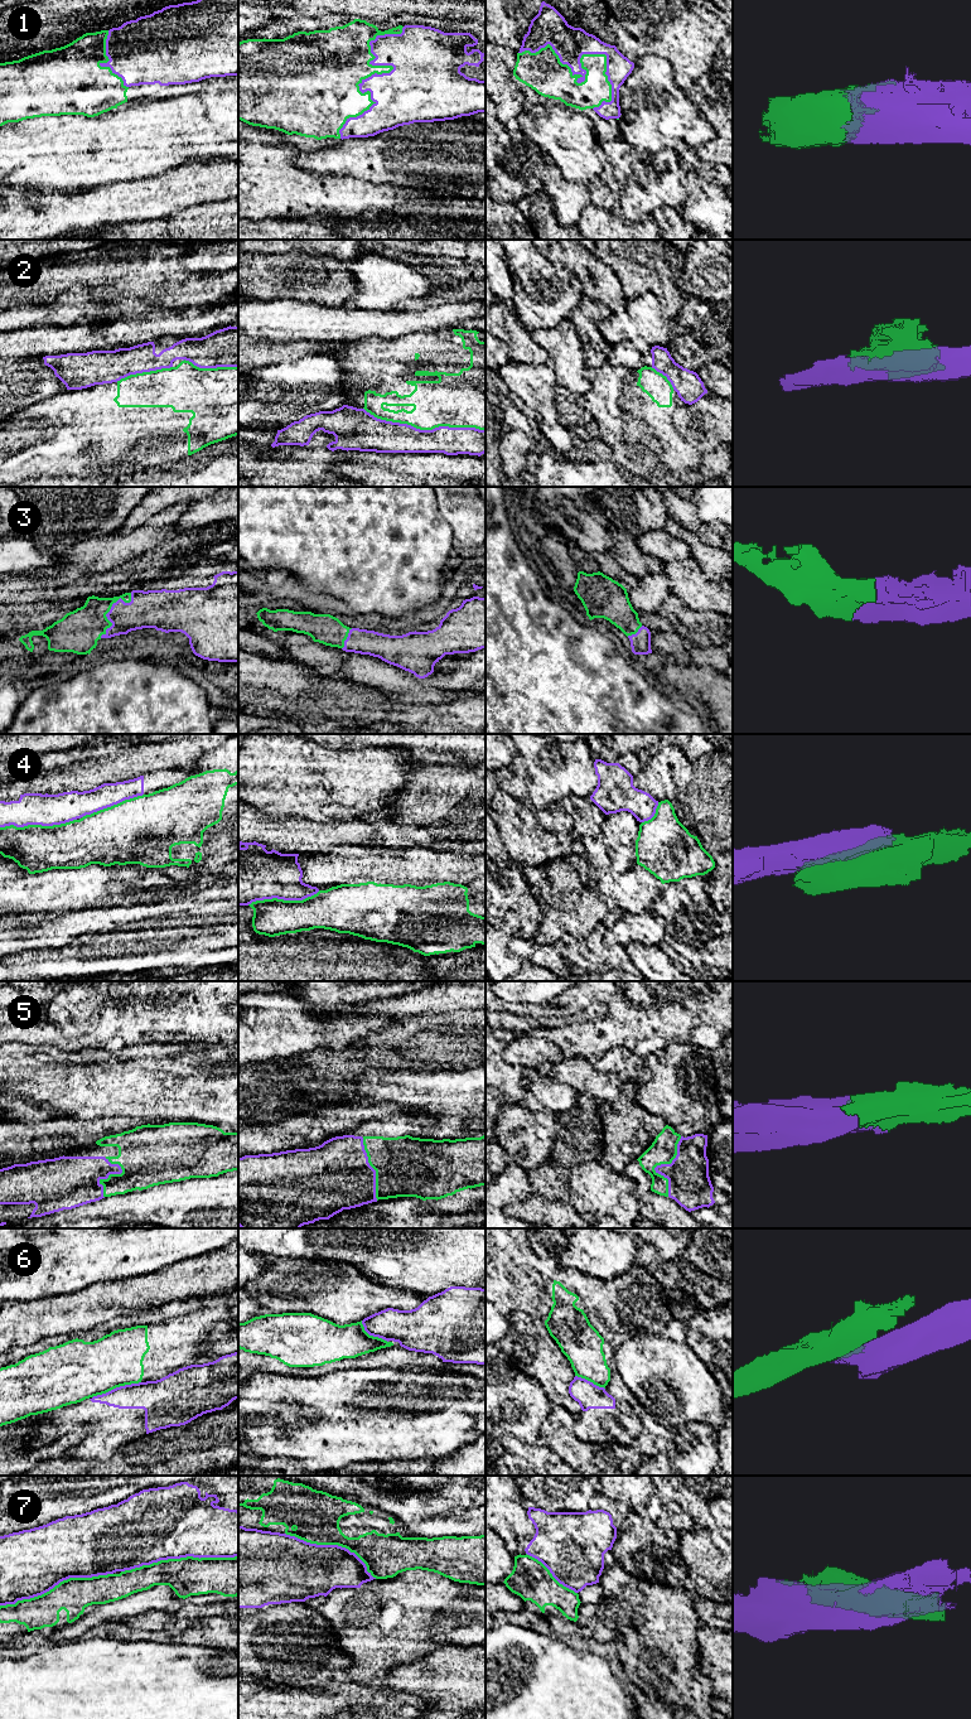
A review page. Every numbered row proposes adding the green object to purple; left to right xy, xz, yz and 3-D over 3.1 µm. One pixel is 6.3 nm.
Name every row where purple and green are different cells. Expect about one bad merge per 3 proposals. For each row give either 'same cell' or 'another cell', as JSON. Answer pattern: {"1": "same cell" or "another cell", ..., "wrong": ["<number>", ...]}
{"1": "same cell", "2": "another cell", "3": "same cell", "4": "another cell", "5": "same cell", "6": "another cell", "7": "another cell", "wrong": ["2", "4", "6", "7"]}

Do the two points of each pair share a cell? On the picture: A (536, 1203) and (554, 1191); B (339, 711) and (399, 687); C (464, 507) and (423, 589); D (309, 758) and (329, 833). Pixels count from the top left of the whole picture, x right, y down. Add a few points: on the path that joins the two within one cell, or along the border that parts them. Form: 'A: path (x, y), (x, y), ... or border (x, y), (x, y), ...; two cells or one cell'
A: border (532, 1192), (547, 1198), (565, 1201); two cells
B: border (356, 682), (371, 685), (394, 700); two cells
C: border (438, 503), (438, 510), (450, 527), (454, 541); two cells
D: border (300, 817), (315, 821), (356, 820); two cells

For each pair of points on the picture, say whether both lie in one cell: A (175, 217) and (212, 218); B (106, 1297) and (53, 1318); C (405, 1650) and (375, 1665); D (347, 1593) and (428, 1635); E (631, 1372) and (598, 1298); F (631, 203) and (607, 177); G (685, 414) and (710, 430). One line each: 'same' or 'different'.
A: same
B: same
C: same
D: same
E: different
F: same
G: same

